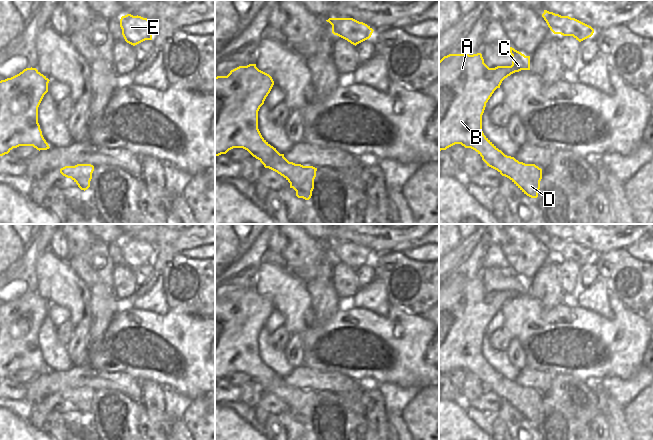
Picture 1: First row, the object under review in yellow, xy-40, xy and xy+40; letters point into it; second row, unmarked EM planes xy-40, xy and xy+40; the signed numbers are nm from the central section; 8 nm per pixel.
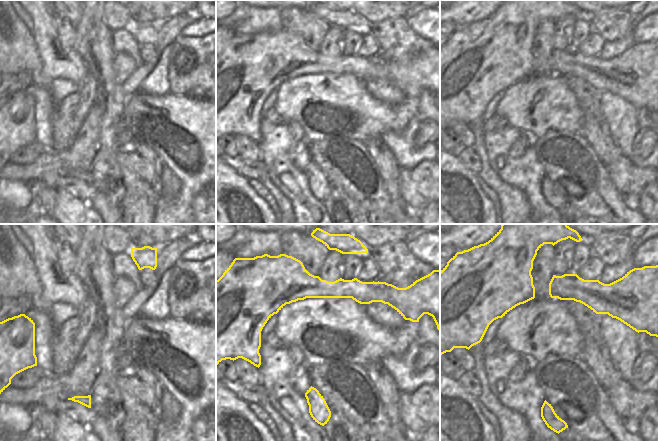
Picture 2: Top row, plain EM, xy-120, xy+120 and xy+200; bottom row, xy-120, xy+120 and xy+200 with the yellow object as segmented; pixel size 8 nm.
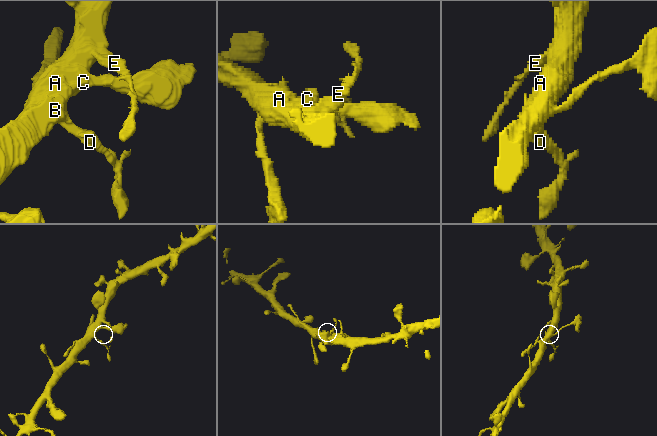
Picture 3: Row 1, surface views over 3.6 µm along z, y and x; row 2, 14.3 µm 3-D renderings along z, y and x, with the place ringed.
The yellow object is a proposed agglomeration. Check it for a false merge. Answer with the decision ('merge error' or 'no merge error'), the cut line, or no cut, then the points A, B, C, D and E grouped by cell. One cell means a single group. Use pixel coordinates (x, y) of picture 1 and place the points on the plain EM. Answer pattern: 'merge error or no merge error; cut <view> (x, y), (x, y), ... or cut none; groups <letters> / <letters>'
merge error; cut xy (279, 377), (274, 377), (270, 383), (260, 385); groups A B C E / D

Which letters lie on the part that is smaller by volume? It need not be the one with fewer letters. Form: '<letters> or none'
D.

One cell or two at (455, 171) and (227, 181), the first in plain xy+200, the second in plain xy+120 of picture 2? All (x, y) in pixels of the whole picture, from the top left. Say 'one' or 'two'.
one

